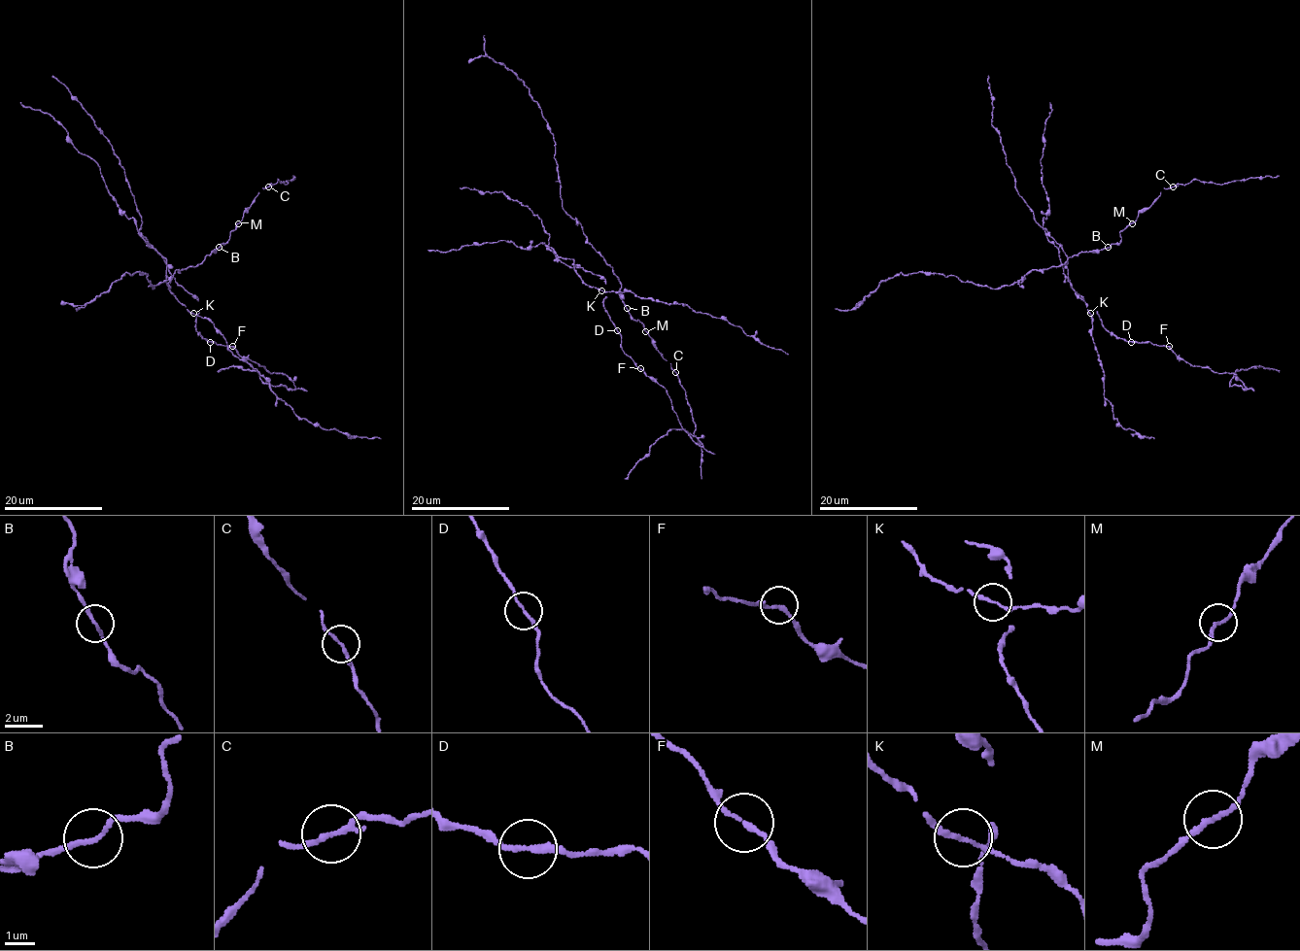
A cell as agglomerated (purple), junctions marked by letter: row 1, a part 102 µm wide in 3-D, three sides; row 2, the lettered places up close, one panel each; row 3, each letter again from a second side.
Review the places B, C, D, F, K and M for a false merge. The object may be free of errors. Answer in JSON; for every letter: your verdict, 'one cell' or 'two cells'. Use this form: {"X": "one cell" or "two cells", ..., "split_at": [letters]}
{"B": "one cell", "C": "one cell", "D": "one cell", "F": "one cell", "K": "one cell", "M": "one cell", "split_at": []}

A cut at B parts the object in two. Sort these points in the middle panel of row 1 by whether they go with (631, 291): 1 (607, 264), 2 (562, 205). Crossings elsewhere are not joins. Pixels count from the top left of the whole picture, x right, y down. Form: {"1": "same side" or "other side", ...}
{"1": "other side", "2": "other side"}

